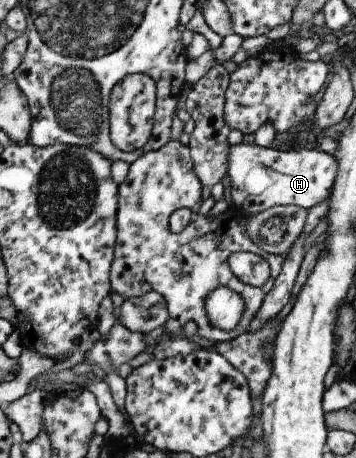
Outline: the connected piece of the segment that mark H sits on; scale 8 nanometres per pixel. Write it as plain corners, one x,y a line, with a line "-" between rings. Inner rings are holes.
242,141
230,145
227,160
231,205
245,215
255,215
277,205
295,205
309,210
328,200
338,173
335,155
317,149
275,149

